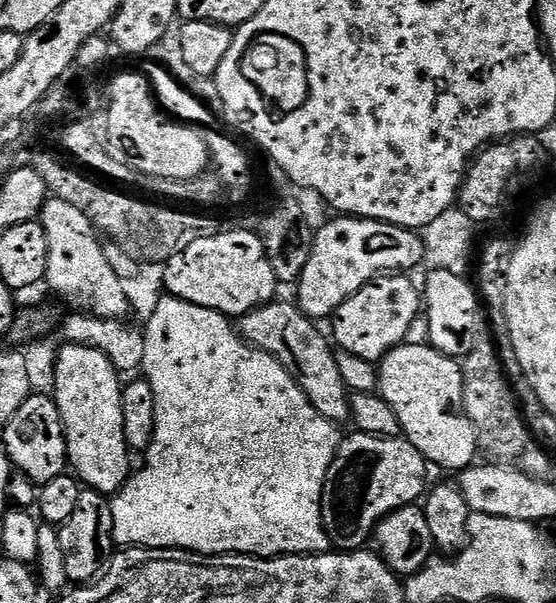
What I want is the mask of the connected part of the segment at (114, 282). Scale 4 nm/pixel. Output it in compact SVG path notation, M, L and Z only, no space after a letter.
M52 198L45 204L38 219L46 230L48 265L44 280L49 289L53 293L56 291L66 303L77 304L77 309L86 310L89 316L123 321L130 312L123 279L121 273L110 266L104 253L104 244L90 218L86 218L78 206Z

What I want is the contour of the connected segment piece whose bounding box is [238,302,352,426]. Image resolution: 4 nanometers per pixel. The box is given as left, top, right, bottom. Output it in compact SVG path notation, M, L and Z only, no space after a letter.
M273 302L271 304L263 304L260 308L255 308L253 312L239 317L238 331L245 340L254 348L261 348L263 352L268 352L278 362L282 362L284 369L291 376L296 377L298 386L306 394L306 398L314 406L314 410L318 410L318 414L322 414L322 418L331 420L333 424L343 425L343 420L347 421L351 417L352 411L348 405L350 393L348 387L342 382L342 373L338 371L338 362L336 361L336 352L330 343L329 337L319 332L317 321L309 318L303 310L295 303L280 304L281 302Z

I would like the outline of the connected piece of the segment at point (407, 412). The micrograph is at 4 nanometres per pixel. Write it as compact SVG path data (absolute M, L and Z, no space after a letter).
M427 342L399 344L384 355L378 364L378 391L382 399L394 406L403 439L411 442L424 455L429 465L449 468L453 474L459 474L465 468L473 467L478 456L476 427L464 409L464 370L459 359L442 354Z

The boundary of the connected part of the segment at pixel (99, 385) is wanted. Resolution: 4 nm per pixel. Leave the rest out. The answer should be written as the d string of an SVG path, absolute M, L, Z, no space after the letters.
M69 343L63 347L56 353L54 399L64 423L68 462L85 489L111 498L134 472L122 426L122 376L101 350Z

